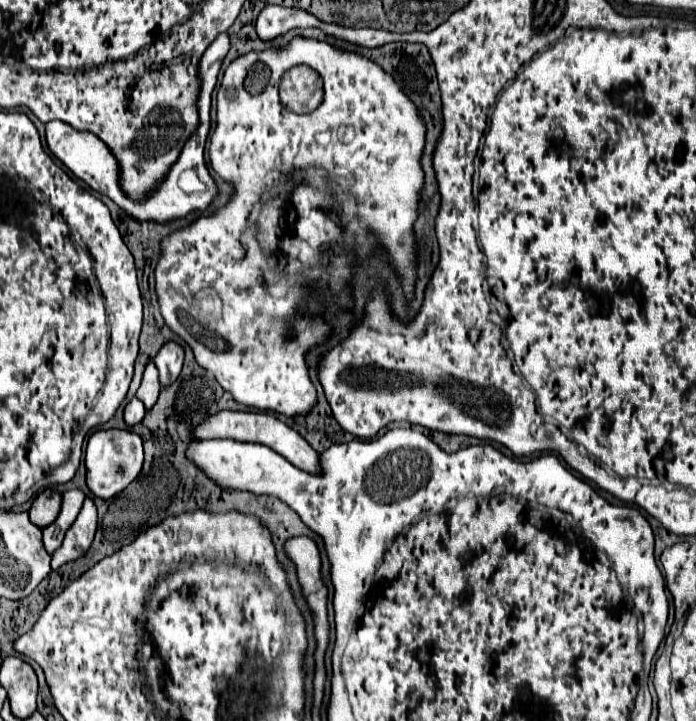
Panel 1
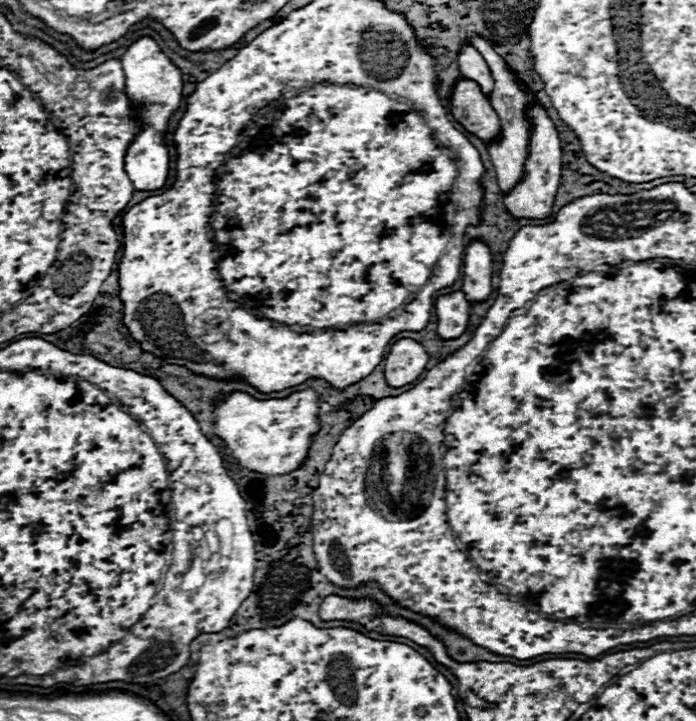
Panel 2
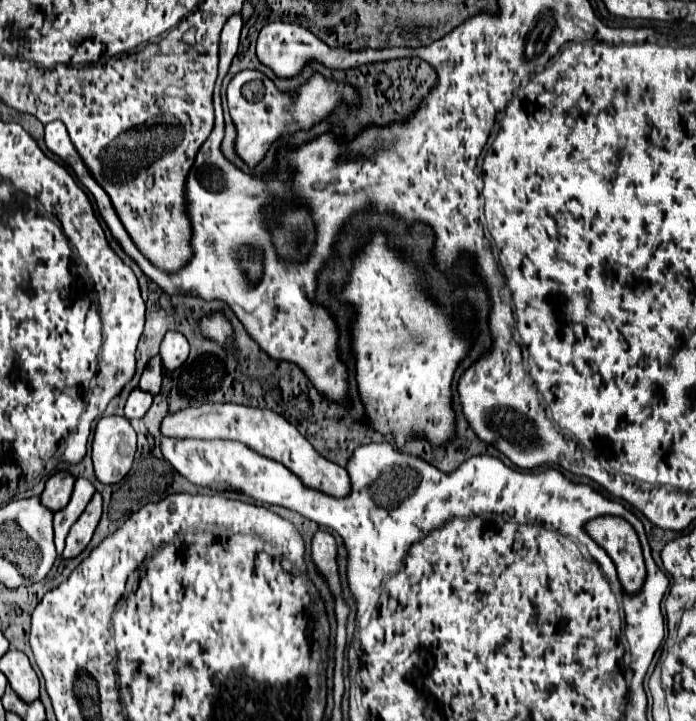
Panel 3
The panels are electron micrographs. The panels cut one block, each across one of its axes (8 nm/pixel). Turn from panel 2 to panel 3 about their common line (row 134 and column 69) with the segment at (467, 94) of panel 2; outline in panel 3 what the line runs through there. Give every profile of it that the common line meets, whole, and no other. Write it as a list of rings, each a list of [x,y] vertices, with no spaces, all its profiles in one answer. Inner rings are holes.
[[[58,472],[46,482],[46,488],[44,488],[42,496],[40,496],[40,502],[48,510],[58,512],[68,504],[72,488],[74,488],[74,478],[68,472]]]

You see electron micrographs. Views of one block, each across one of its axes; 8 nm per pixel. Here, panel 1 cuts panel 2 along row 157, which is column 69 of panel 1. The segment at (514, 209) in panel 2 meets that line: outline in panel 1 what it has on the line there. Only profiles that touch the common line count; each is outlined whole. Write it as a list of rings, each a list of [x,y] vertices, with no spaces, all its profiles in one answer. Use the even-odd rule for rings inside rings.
[[[86,498],[74,526],[70,526],[70,530],[66,532],[62,546],[52,554],[52,570],[86,554],[86,550],[92,544],[94,532],[96,532],[96,506],[92,498]]]

